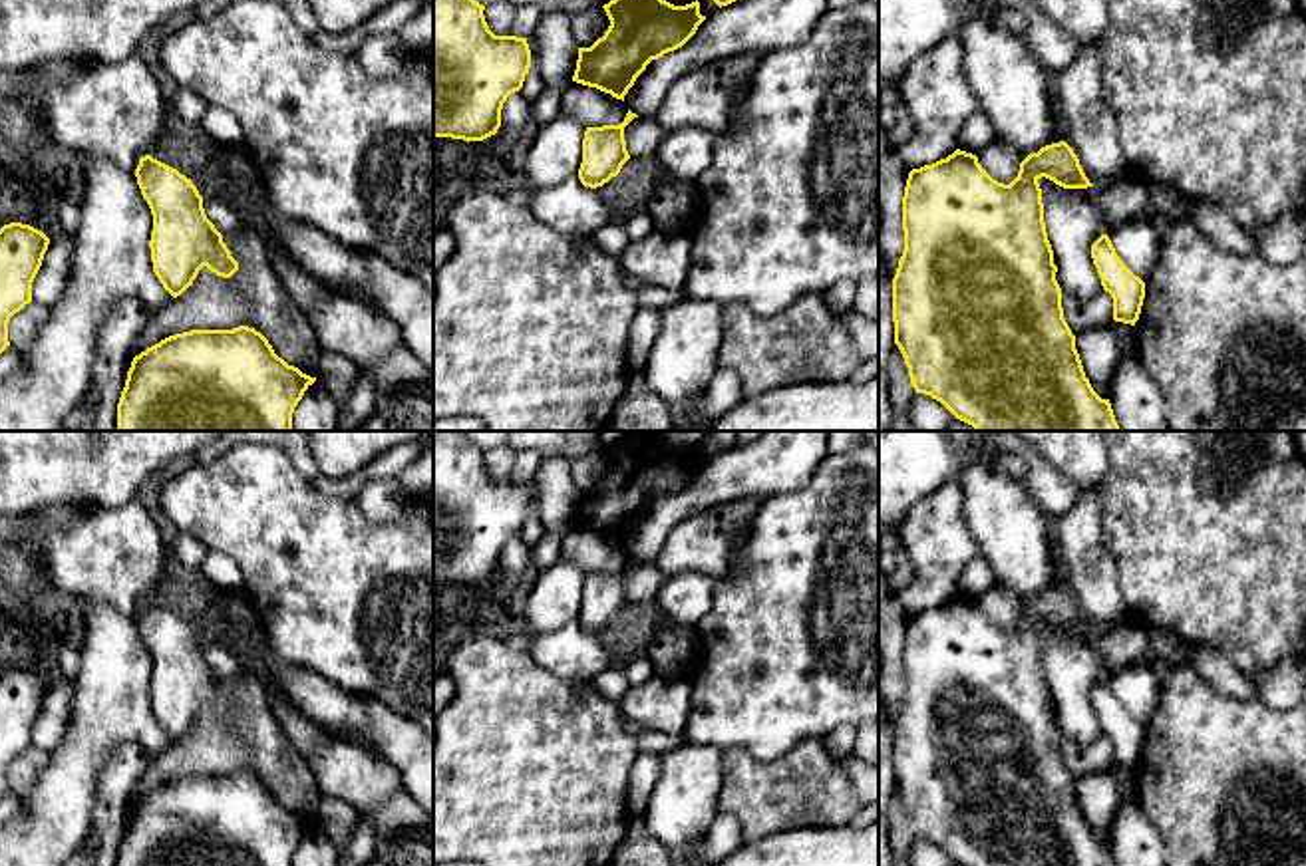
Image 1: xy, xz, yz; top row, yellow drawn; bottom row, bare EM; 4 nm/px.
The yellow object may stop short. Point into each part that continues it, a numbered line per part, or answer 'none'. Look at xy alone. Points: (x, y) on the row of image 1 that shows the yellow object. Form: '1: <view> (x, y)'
none

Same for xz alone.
none

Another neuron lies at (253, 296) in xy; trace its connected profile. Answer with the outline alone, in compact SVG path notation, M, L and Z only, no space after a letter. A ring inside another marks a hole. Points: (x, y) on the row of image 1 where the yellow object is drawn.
M243 216L243 230L237 236L223 236L223 242L239 262L239 270L223 278L203 266L181 296L153 310L149 324L131 346L127 371L135 356L169 336L248 326L260 332L288 365L316 377L322 350L306 314L288 296L268 262L266 234Z

